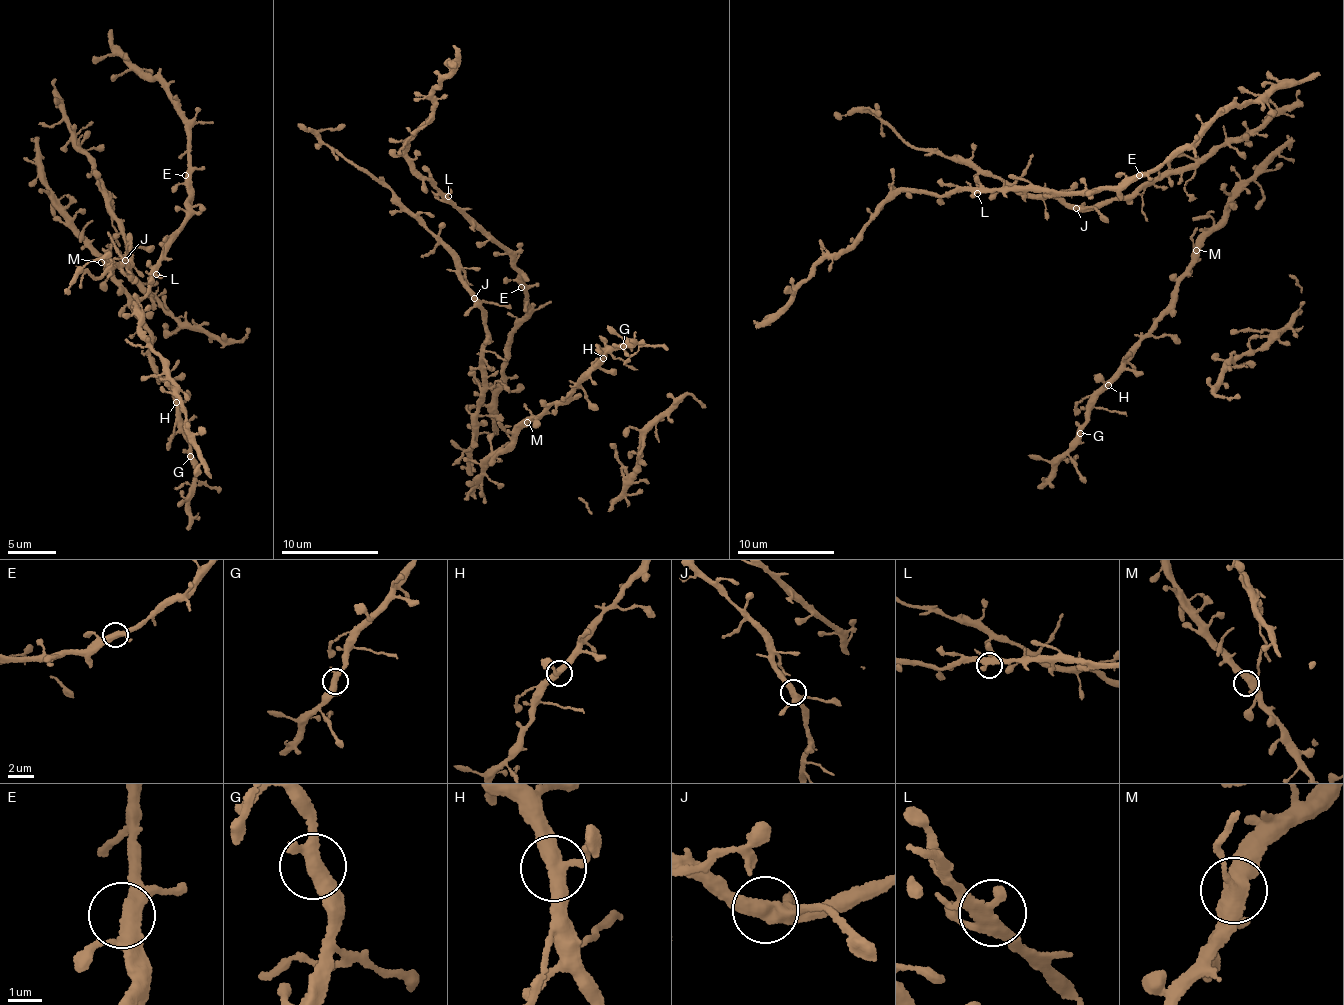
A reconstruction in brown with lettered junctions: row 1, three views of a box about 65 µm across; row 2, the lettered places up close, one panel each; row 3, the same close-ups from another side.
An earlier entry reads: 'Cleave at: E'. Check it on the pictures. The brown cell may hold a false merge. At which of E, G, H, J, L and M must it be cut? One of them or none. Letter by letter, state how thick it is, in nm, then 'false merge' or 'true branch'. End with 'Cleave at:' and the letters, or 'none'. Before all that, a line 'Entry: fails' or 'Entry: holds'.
Entry: fails
E: 360 nm thick; true branch
G: 360 nm thick; true branch
H: 360 nm thick; true branch
J: 400 nm thick; true branch
L: 320 nm thick; true branch
M: 440 nm thick; true branch
Cleave at: none

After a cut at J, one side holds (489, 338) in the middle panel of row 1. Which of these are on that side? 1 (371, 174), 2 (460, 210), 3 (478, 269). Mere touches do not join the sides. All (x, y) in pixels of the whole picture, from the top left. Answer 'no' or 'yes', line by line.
1: no
2: yes
3: no

